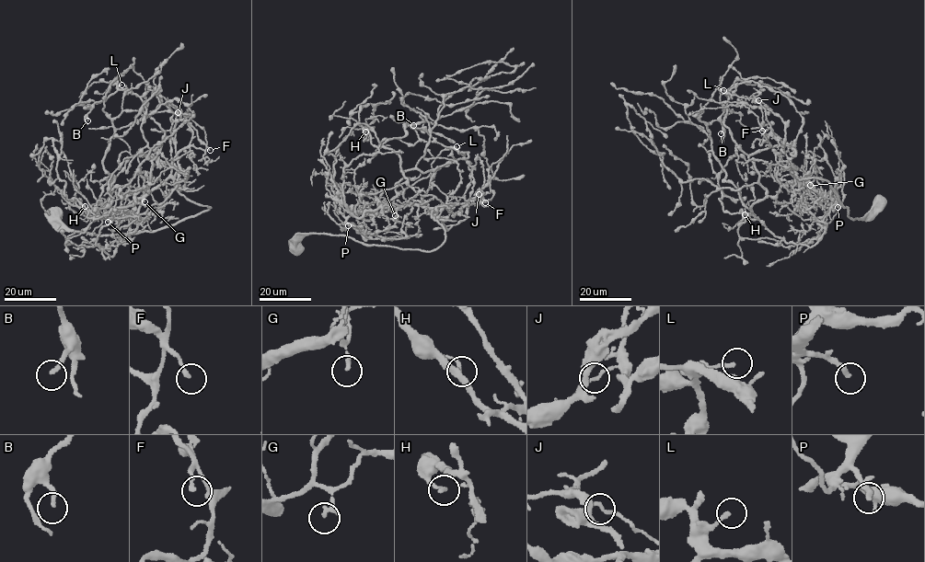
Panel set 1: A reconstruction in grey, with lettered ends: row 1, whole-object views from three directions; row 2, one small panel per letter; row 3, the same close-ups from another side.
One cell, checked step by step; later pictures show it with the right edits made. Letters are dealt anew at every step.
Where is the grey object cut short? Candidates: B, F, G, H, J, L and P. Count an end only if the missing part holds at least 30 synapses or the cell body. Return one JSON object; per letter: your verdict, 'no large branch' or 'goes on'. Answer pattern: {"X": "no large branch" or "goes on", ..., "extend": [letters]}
{"B": "no large branch", "F": "no large branch", "G": "no large branch", "H": "no large branch", "J": "no large branch", "L": "no large branch", "P": "no large branch", "extend": []}

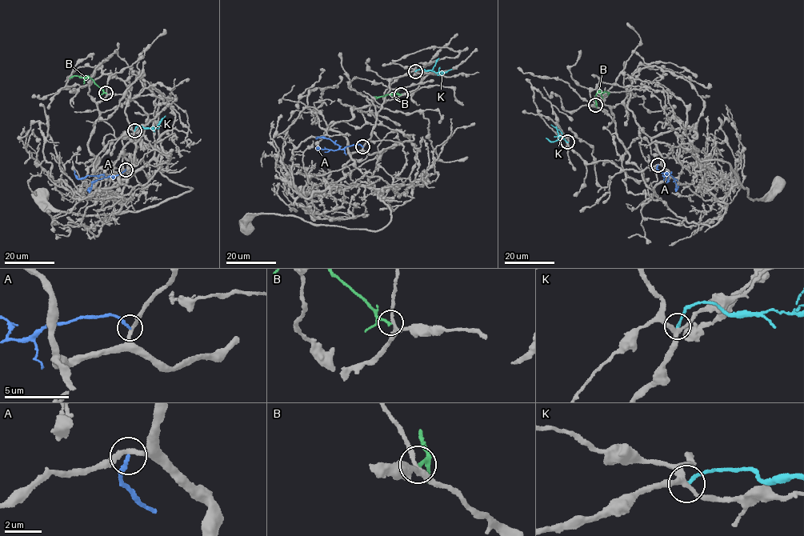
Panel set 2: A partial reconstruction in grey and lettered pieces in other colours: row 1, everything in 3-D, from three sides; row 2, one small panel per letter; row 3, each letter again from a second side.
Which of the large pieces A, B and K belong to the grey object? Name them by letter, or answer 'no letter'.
no letter

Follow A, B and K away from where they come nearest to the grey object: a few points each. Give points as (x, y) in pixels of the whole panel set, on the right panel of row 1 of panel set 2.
A: (658, 165), (658, 170), (669, 174), (666, 174), (664, 177), (666, 182), (667, 174)
B: (595, 104), (598, 92), (606, 91), (608, 95)
K: (567, 142), (560, 138), (557, 130), (551, 125)

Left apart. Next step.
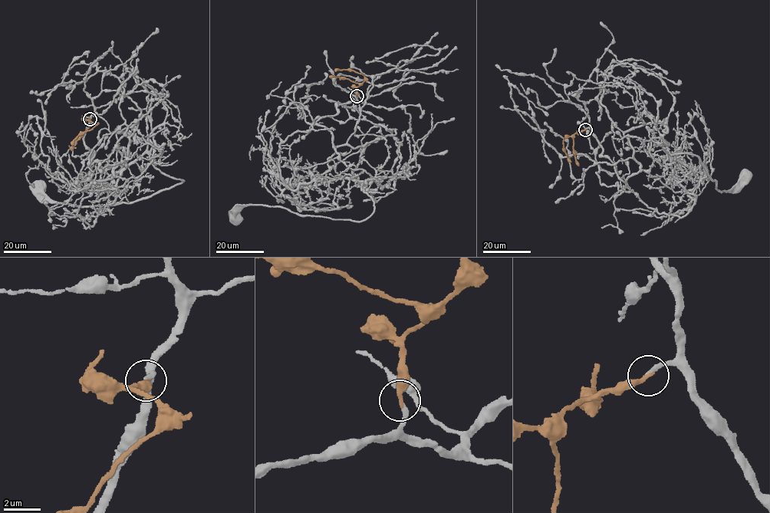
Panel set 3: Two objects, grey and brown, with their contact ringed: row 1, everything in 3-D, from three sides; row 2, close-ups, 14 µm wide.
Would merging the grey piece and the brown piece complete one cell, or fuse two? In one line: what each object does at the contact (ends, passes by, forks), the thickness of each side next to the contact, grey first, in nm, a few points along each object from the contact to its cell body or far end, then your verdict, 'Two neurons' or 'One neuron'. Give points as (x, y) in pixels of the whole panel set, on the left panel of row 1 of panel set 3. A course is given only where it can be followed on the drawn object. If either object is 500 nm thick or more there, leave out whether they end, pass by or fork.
At the ring grey ends. At the ring brown ends. Thickness 240 nm (grey) against 280 nm. Course of grey: (90, 119), (91, 181), (136, 177), (153, 152), (154, 166), (184, 181), (105, 205), (52, 202), (38, 188). Course of brown: (90, 119), (89, 120), (96, 125), (80, 133), (73, 146). One neuron

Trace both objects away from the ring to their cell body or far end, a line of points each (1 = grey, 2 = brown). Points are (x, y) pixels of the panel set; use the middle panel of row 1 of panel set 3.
1: (357, 96), (316, 121), (340, 159), (370, 174), (361, 188), (373, 202), (368, 218), (261, 205), (234, 218)
2: (357, 96), (357, 89), (361, 85), (363, 75), (352, 70), (335, 71)

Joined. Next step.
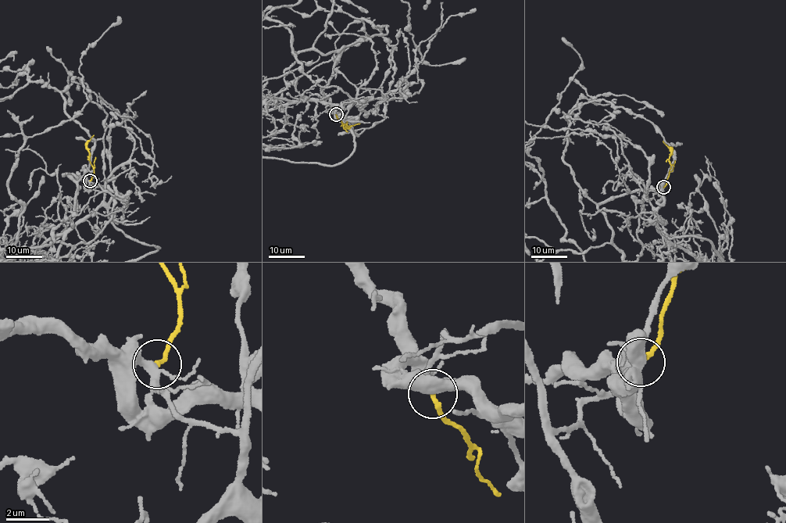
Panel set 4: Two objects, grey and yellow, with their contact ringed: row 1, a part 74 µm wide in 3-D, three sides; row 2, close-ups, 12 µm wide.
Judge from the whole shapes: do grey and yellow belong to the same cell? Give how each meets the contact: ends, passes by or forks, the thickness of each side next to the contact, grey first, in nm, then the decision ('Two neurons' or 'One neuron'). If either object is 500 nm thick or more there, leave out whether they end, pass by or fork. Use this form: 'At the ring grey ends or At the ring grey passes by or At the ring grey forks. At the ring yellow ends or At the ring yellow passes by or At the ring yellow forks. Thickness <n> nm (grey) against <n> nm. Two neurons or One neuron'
At the ring grey forks. At the ring yellow ends. Thickness 280 nm (grey) against 190 nm. One neuron

